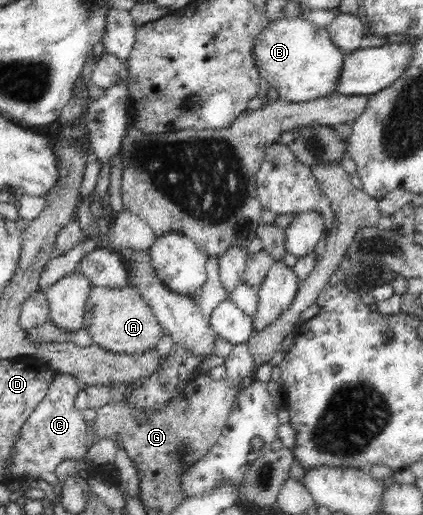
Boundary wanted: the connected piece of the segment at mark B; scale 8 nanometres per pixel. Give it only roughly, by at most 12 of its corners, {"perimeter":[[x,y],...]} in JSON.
{"perimeter":[[271,21],[254,61],[280,100],[336,92],[344,54],[326,27]]}

